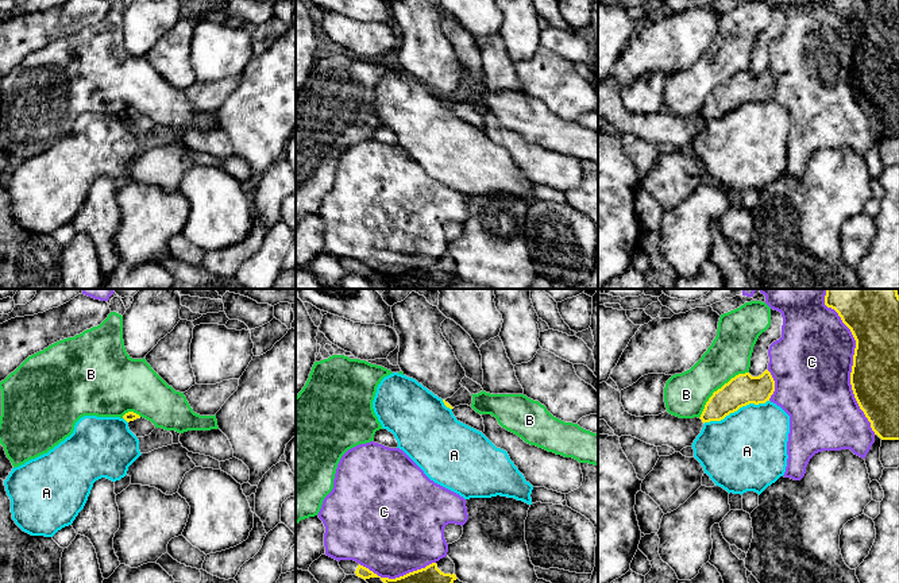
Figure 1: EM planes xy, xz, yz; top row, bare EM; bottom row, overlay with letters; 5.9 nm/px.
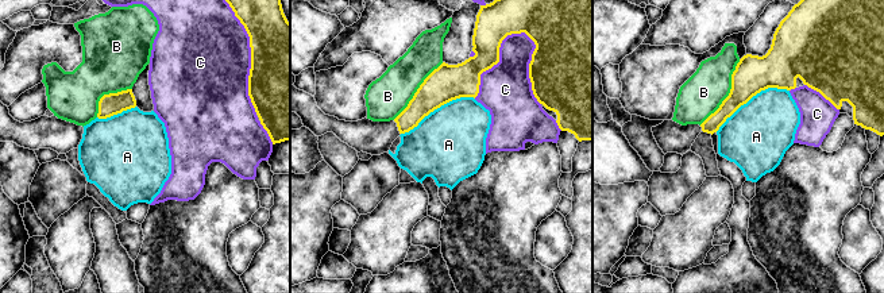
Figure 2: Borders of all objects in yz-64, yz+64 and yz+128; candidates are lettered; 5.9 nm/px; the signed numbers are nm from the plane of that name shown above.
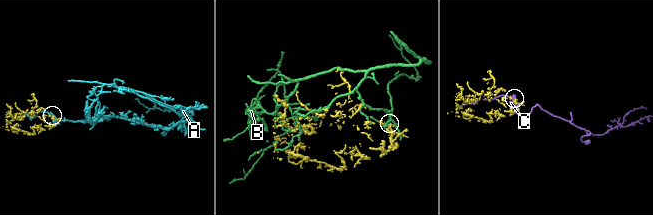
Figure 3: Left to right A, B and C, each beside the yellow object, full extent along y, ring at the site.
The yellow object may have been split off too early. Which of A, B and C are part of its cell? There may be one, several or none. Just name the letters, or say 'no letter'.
no letter

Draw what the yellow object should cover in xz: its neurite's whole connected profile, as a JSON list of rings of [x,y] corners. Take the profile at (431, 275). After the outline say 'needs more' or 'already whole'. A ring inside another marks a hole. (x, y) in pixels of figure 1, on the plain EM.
[[[436,260],[396,277],[381,275],[386,289],[450,289],[456,277],[455,271],[441,270]]]; already whole

